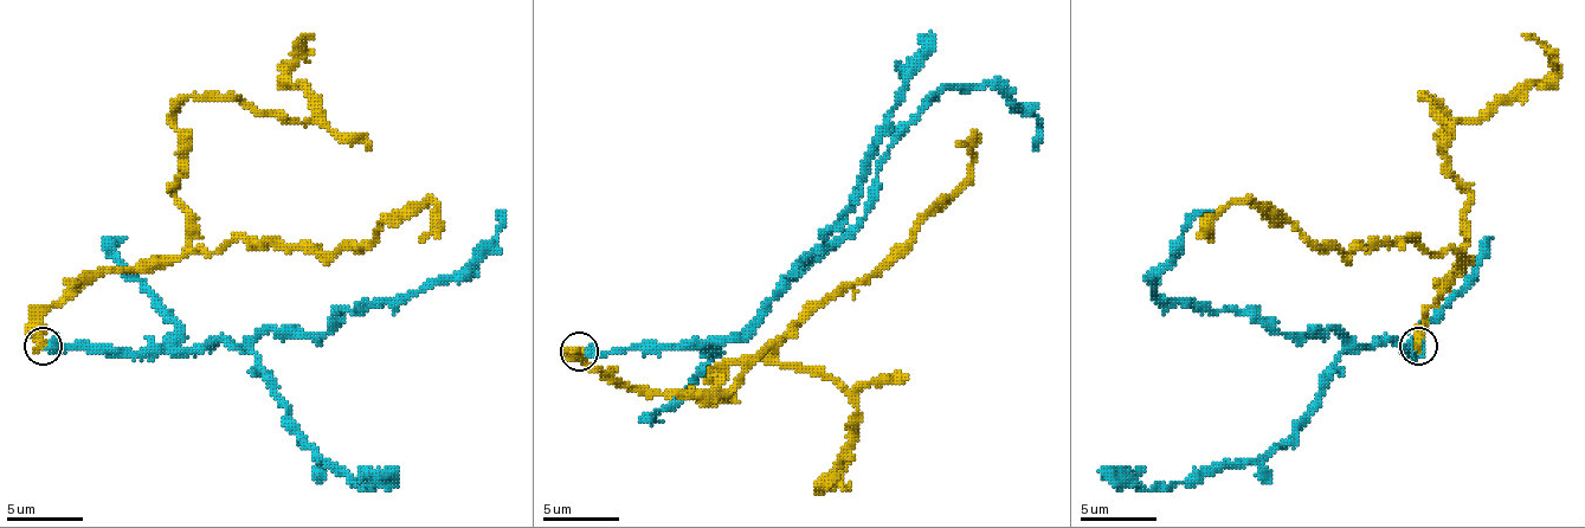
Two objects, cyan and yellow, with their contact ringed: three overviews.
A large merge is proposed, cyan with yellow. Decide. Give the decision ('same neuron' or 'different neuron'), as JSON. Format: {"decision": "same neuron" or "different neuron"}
{"decision": "different neuron"}

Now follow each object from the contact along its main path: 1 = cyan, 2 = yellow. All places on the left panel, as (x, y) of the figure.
1: (42, 345), (194, 352), (271, 329), (328, 333), (343, 310), (455, 279), (501, 226), (496, 211)
2: (42, 345), (45, 314), (91, 279), (187, 245), (175, 111), (191, 96), (317, 123), (287, 73), (313, 34)

